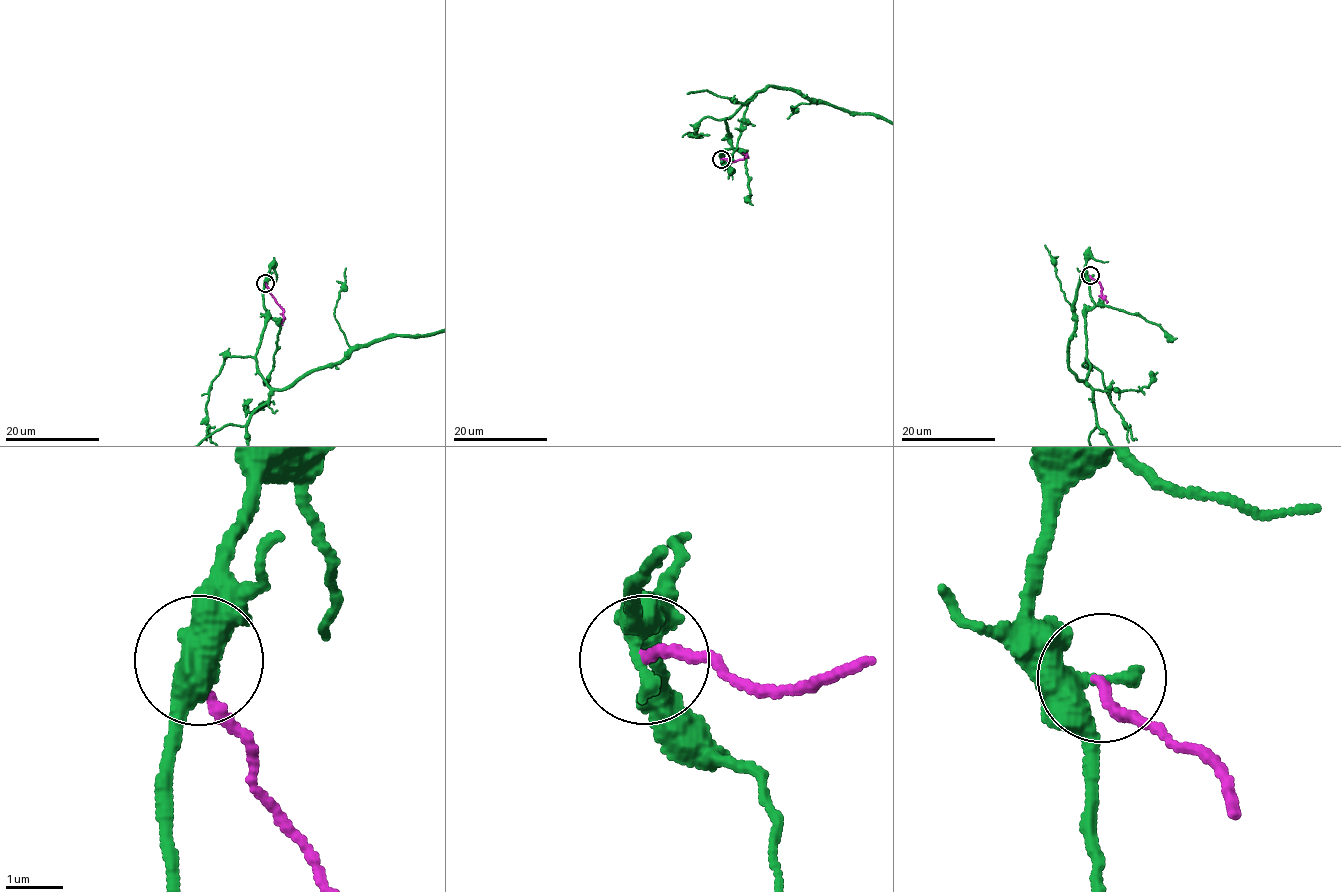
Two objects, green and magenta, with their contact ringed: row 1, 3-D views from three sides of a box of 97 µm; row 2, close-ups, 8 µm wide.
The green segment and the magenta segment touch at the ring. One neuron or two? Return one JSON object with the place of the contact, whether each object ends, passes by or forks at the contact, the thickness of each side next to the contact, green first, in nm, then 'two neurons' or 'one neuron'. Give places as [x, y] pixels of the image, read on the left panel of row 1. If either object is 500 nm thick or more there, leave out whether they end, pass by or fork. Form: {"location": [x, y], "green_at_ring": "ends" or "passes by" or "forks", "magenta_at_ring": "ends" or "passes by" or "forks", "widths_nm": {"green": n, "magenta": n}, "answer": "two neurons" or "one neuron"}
{"location": [265, 283], "green_at_ring": "ends", "magenta_at_ring": "ends", "widths_nm": {"green": 400, "magenta": 140}, "answer": "two neurons"}

